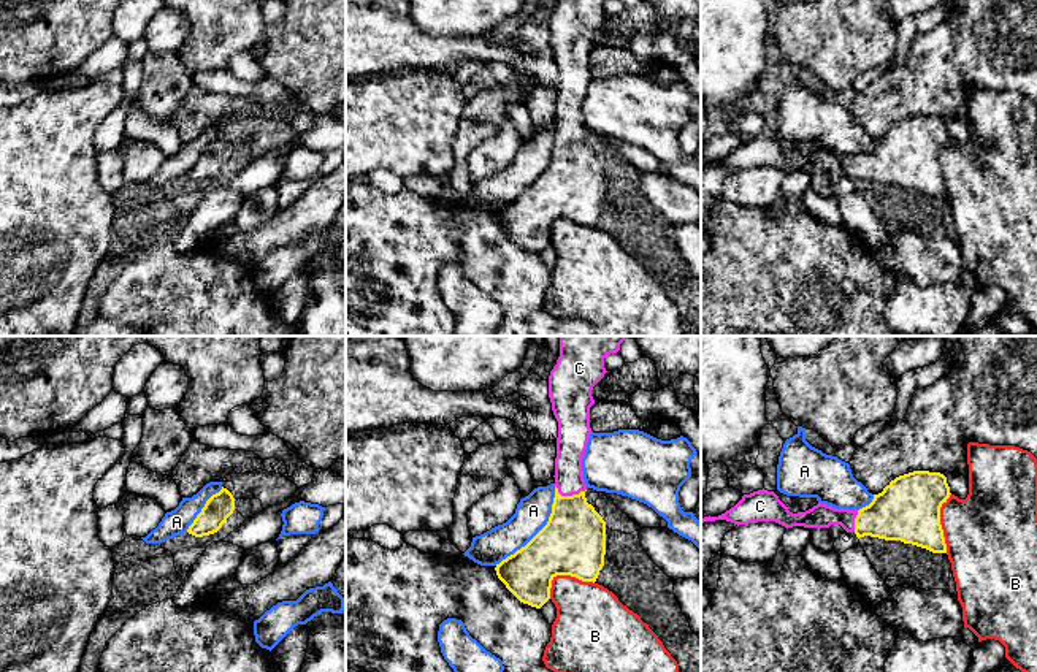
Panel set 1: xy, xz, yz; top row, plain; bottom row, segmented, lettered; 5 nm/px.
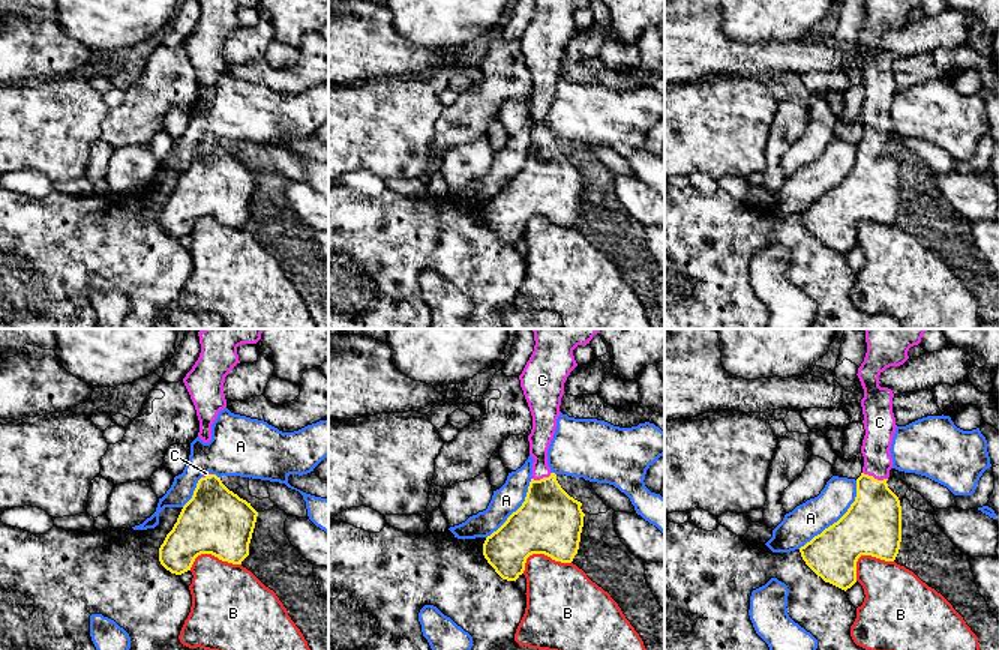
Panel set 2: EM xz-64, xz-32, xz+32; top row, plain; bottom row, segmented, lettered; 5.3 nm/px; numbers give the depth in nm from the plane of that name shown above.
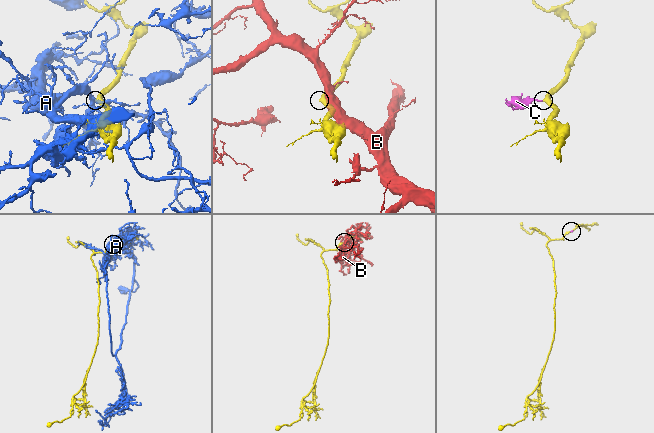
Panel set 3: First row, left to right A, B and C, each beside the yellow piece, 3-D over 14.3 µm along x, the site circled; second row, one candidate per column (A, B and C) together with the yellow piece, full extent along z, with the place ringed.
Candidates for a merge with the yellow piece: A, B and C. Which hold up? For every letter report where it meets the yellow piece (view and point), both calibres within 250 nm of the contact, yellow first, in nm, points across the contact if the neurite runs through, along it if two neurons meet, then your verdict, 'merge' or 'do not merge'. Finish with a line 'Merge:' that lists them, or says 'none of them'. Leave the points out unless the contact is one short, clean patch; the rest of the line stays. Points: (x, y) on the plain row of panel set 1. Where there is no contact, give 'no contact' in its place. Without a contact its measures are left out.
A: contact xz (539, 176); calibres 340 and 170 nm; do not merge
B: contact xz (563, 219); calibres 340 and 320 nm; do not merge
C: contact xz (570, 141); calibres 340 and 150 nm; way xz (573, 187), (570, 141), (571, 92); merge
Merge: C

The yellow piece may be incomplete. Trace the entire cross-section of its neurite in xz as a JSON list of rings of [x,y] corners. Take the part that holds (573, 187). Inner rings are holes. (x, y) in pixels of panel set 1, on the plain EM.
[[[560,0],[550,16],[549,43],[558,67],[552,158],[525,192],[495,212],[506,233],[536,254],[550,244],[557,220],[595,228],[604,211],[606,166],[587,147],[582,103],[591,79],[591,35],[607,17],[606,2]]]

